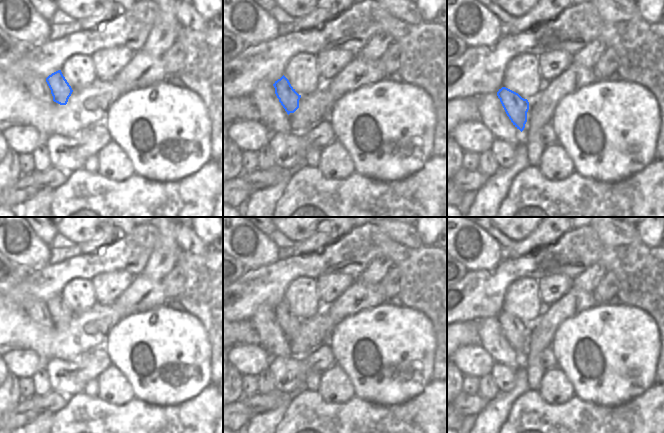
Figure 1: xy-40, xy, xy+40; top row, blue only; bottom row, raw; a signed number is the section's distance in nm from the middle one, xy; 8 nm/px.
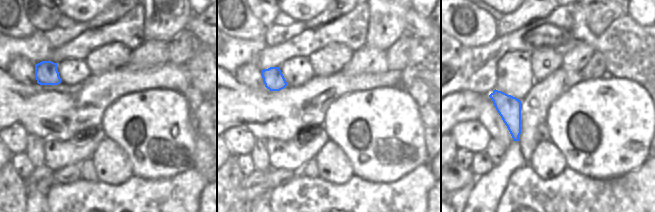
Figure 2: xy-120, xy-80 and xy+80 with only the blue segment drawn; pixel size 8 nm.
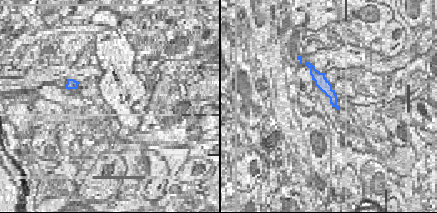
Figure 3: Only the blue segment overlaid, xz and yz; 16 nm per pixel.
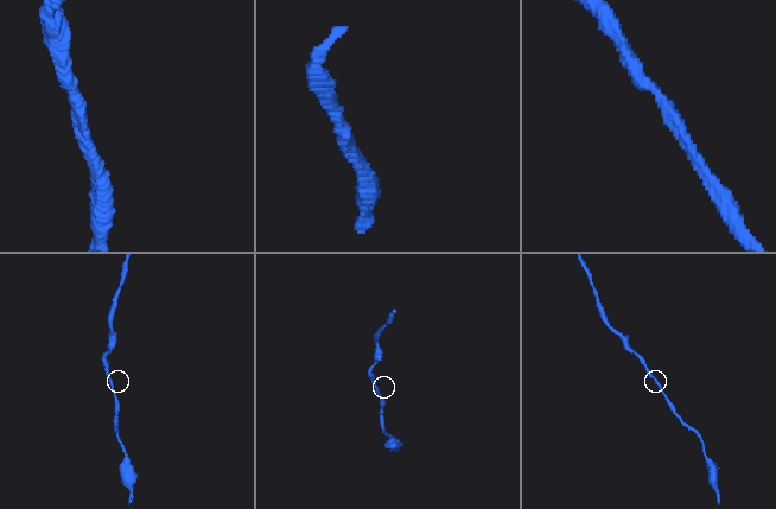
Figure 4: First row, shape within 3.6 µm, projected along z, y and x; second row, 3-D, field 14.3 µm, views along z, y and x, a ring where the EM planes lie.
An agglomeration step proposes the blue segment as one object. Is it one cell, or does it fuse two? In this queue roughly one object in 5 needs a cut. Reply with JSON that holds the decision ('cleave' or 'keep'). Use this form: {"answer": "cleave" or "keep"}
{"answer": "keep"}

